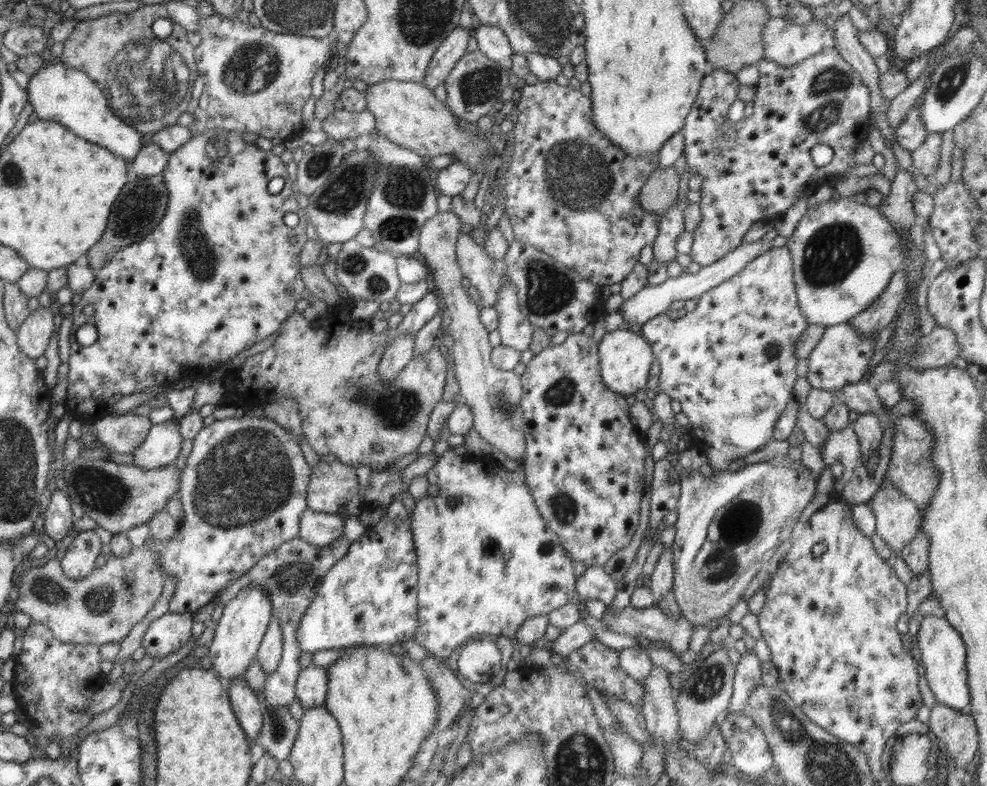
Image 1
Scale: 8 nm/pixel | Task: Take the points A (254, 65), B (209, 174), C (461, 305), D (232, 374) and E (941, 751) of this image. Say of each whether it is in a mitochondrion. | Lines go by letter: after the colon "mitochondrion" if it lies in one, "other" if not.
A: mitochondrion
B: other
C: other
D: other
E: mitochondrion

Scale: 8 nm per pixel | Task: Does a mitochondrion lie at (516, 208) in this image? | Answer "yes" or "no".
no

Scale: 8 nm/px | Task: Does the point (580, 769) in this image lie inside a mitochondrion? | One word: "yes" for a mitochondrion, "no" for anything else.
yes

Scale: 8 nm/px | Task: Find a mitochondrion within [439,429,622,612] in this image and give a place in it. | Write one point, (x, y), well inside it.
(563, 507)

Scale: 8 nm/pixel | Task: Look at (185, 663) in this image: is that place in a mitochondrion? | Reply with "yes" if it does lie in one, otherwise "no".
no

